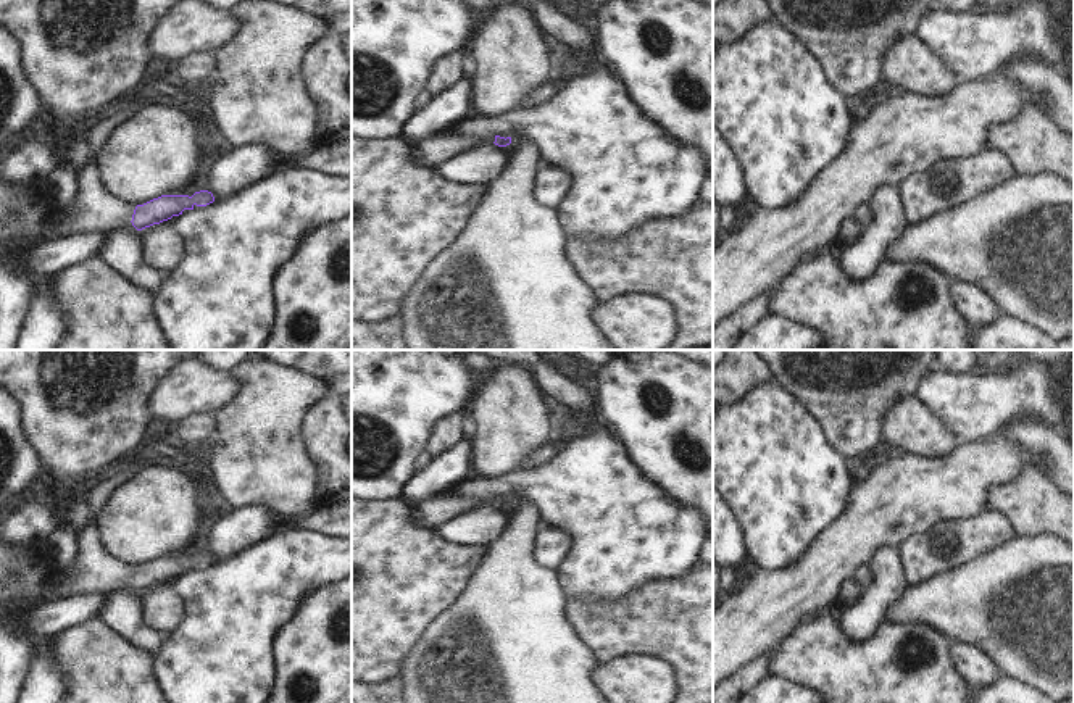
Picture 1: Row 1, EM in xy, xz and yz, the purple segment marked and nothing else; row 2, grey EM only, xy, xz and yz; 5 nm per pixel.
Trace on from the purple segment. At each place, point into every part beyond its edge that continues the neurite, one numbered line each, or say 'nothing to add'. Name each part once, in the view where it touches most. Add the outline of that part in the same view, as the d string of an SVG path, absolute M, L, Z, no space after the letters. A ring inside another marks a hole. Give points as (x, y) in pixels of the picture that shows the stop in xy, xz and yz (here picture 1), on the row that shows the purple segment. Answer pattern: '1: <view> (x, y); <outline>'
nothing to add

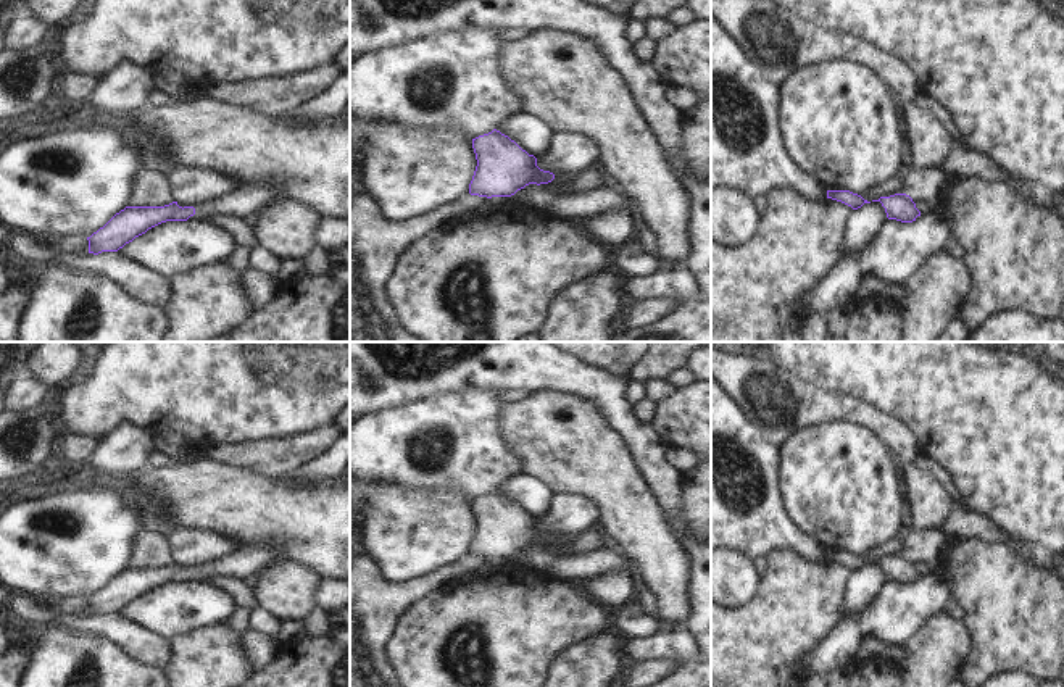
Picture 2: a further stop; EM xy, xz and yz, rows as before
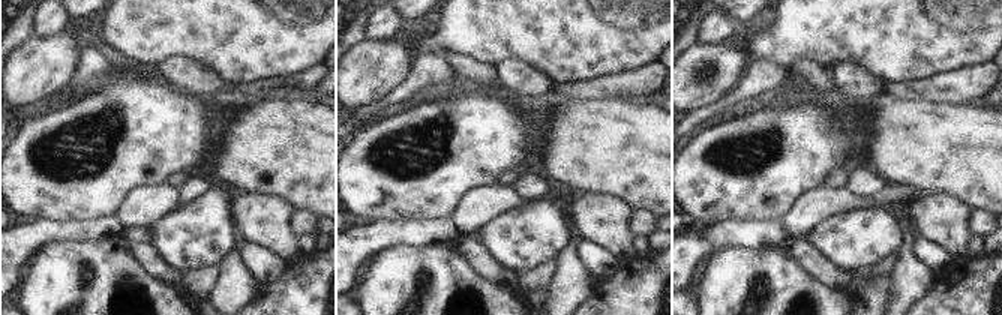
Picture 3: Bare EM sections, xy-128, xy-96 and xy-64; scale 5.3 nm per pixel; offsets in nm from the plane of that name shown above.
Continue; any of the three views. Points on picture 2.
1: xy (244, 202); M245 185L237 187L214 200L187 205L181 198L177 200L179 206L193 206L195 214L189 219L208 223L213 216L234 216L237 219L251 219L264 205L276 200L276 190L266 185Z

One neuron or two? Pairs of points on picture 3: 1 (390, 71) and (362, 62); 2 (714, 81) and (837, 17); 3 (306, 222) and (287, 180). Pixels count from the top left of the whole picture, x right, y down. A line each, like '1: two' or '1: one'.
1: one
2: two
3: two

